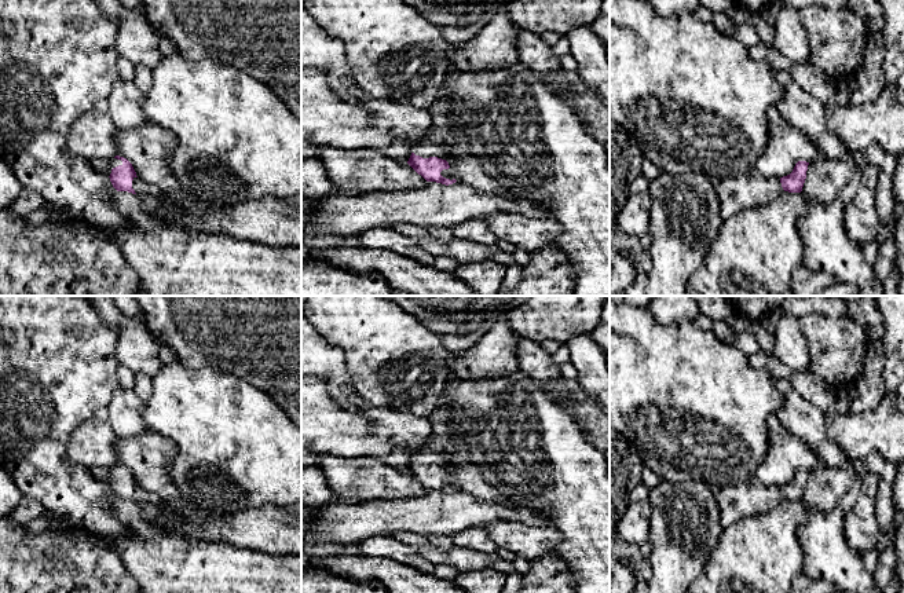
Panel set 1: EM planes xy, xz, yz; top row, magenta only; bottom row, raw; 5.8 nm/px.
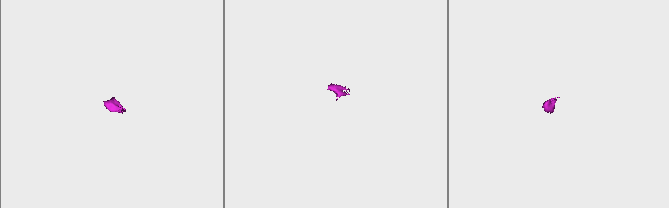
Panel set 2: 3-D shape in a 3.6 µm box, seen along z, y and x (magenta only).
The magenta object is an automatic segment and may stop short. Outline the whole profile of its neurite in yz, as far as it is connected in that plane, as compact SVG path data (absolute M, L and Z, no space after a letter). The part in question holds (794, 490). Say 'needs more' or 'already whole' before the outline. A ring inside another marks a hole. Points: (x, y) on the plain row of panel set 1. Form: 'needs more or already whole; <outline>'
needs more; M798 469L793 480L780 487L755 482L720 488L715 498L721 527L727 528L740 519L771 512L783 499L801 501L808 473L806 469Z

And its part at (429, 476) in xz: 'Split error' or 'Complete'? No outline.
Split error

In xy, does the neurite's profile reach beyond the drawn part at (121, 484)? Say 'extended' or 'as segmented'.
extended

